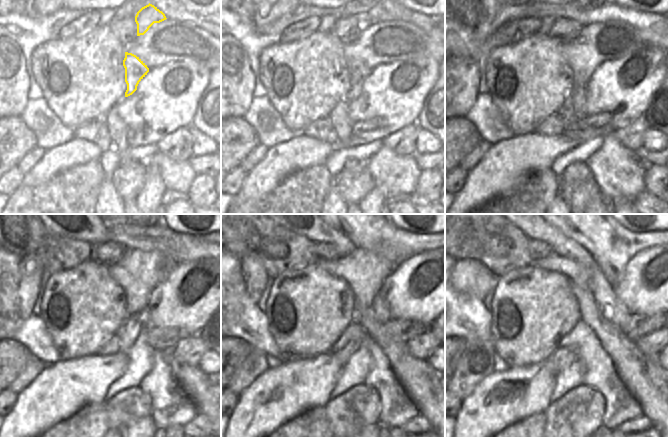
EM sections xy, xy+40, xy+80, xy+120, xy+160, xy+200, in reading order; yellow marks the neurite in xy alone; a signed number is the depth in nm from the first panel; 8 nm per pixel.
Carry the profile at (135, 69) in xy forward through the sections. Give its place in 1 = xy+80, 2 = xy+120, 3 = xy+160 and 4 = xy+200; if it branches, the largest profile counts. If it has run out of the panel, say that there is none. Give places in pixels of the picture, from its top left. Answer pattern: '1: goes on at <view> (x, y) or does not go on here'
1: goes on at xy+80 (578, 93)
2: goes on at xy+120 (125, 338)
3: goes on at xy+160 (352, 338)
4: goes on at xy+200 (561, 358)

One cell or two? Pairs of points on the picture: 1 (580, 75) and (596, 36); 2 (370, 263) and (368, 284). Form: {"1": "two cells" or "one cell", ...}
{"1": "one cell", "2": "one cell"}

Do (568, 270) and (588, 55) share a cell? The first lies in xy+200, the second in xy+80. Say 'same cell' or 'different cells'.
same cell

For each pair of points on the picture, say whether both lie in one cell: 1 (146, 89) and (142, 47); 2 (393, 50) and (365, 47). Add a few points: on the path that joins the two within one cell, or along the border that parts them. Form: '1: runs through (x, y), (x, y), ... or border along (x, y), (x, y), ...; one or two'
1: border along (171, 62), (149, 69); two
2: runs through (386, 47), (372, 47); one

